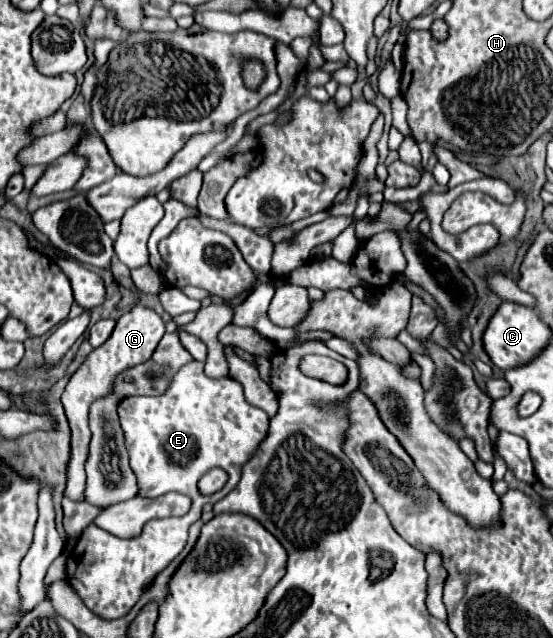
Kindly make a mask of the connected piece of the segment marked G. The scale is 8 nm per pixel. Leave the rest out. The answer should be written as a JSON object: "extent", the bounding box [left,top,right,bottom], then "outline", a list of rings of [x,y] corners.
{"extent":[62,306,164,502],"outline":[[[134,306],[126,314],[122,314],[116,322],[116,328],[112,336],[108,338],[100,347],[92,350],[84,364],[72,374],[64,394],[62,394],[62,404],[66,408],[66,416],[70,420],[72,428],[72,458],[68,464],[68,486],[66,486],[66,498],[72,498],[74,502],[84,500],[84,490],[86,490],[86,474],[84,474],[84,460],[88,454],[88,444],[90,444],[90,430],[88,430],[88,408],[90,402],[108,394],[112,388],[112,380],[118,372],[131,368],[137,364],[145,362],[154,354],[160,338],[164,336],[164,322],[162,318],[144,306]]]}

